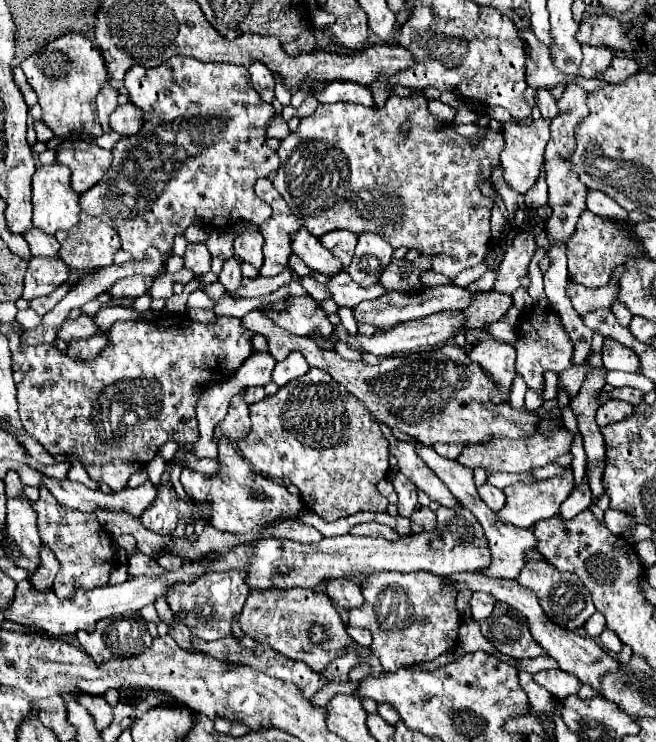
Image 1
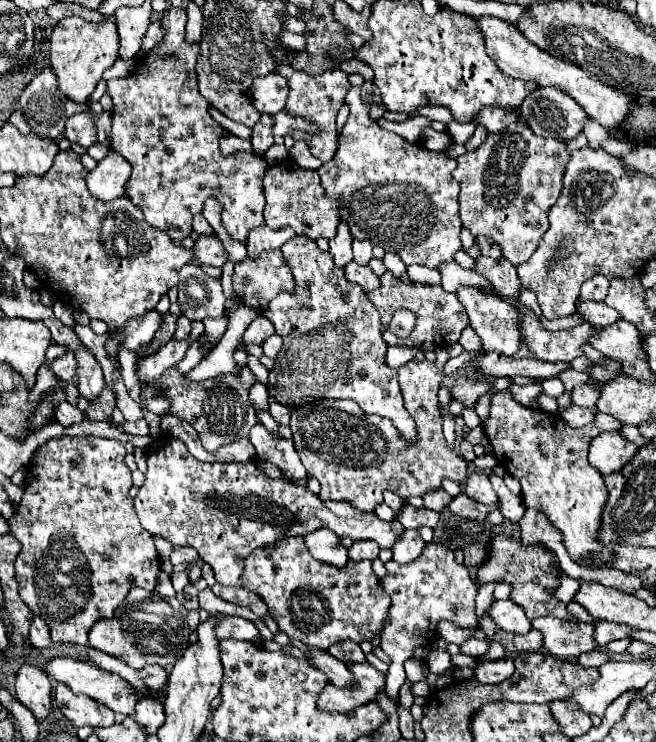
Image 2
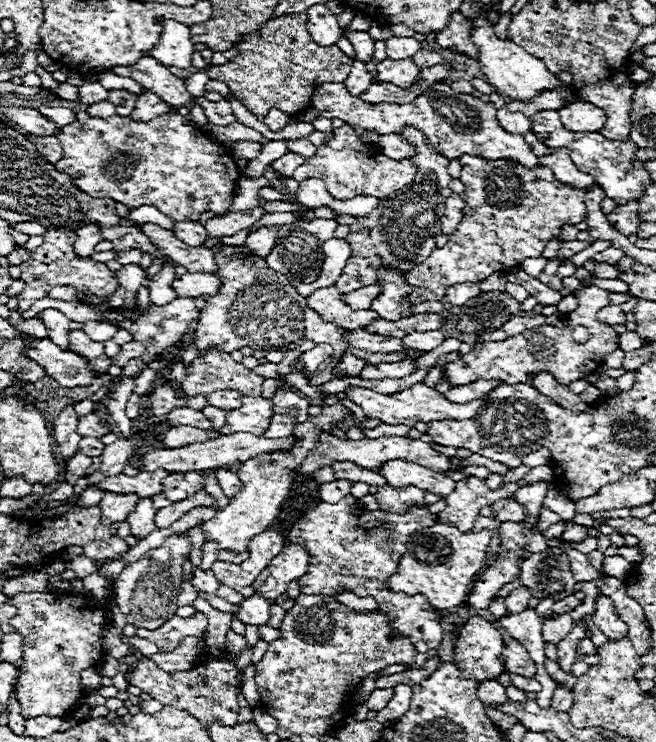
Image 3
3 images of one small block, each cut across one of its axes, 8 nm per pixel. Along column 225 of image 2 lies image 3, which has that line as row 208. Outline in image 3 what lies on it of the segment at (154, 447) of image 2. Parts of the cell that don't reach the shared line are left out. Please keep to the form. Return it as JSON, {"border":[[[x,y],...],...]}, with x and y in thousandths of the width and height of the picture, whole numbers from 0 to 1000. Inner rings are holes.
{"border":[[[707,208],[701,221],[701,243],[707,245],[704,267],[710,272],[707,294],[698,310],[683,318],[677,334],[662,334],[649,353],[619,367],[616,375],[628,385],[625,410],[671,407],[689,383],[732,380],[750,367],[771,367],[777,358],[793,358],[799,348],[823,345],[832,329],[854,318],[860,302],[893,296],[893,256],[851,245],[835,224],[802,229],[790,218],[741,218],[741,213],[723,213],[720,208]]]}

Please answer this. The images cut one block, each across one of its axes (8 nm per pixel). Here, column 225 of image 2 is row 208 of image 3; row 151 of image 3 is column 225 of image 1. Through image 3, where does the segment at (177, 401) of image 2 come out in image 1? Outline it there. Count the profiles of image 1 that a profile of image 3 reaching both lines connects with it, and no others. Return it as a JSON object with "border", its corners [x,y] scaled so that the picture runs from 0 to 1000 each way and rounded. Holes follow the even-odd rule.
{"border":[[[357,534],[351,539],[351,550],[345,563],[329,574],[326,593],[335,588],[351,590],[351,596],[363,596],[381,582],[381,561],[378,561],[378,544],[369,539],[369,534]]]}

